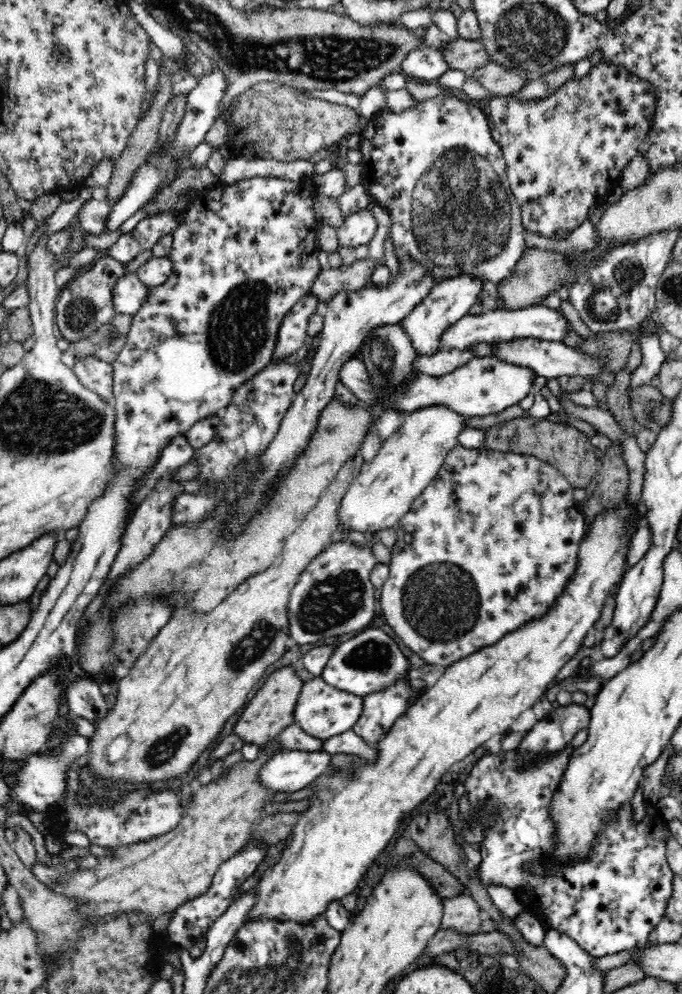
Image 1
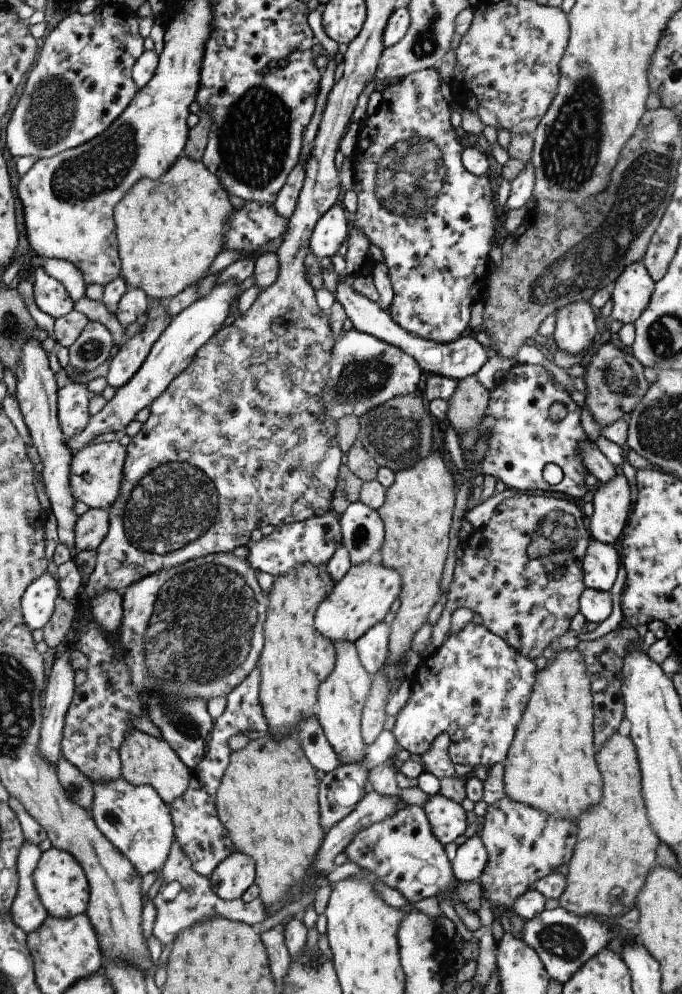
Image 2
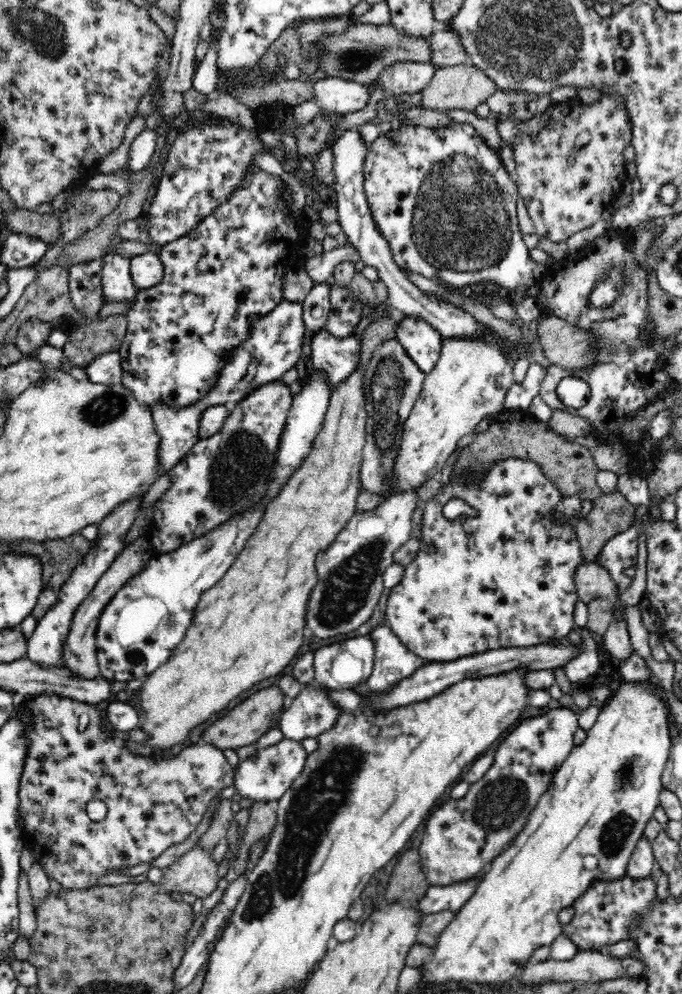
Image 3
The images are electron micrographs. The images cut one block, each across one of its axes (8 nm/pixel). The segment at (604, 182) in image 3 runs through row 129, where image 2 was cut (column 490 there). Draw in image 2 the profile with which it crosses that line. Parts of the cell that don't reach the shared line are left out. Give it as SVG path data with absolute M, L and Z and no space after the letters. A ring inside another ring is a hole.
M525 493L518 498L504 499L493 511L488 525L474 529L462 543L446 606L432 628L430 646L424 655L431 655L442 646L449 635L450 618L458 608L470 608L472 613L479 614L484 627L531 661L542 655L552 640L568 632L572 618L579 612L579 598L586 588L583 563L591 540L583 510L570 500Z

